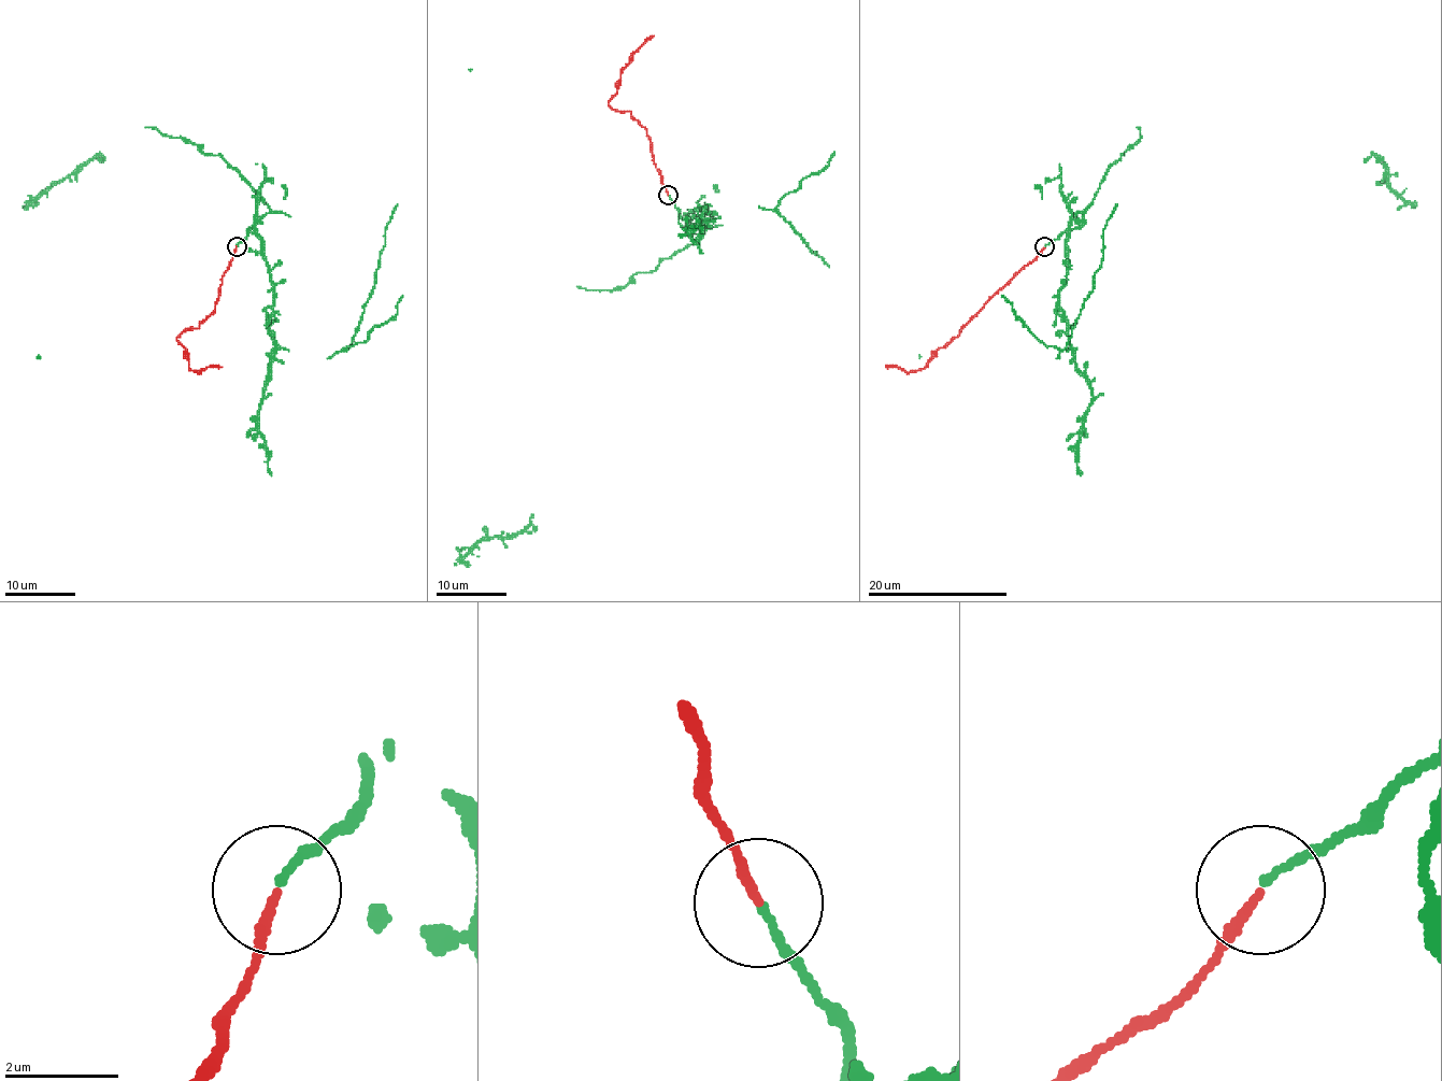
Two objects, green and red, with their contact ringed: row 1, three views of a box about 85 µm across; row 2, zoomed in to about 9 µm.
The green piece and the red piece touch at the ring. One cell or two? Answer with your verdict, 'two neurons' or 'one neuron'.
one neuron

